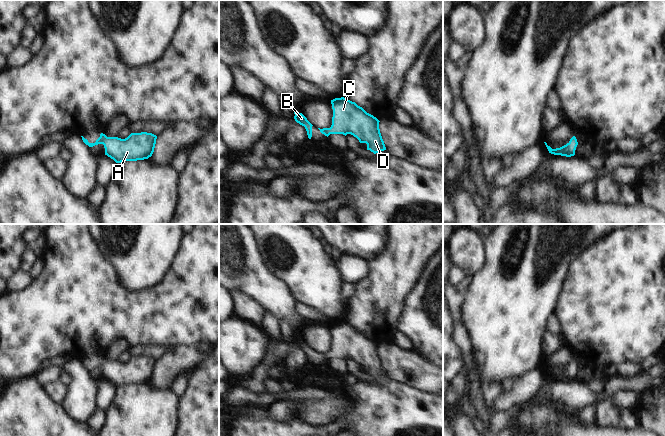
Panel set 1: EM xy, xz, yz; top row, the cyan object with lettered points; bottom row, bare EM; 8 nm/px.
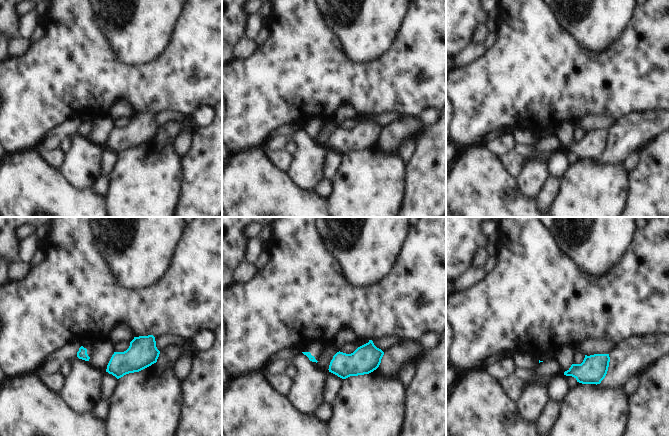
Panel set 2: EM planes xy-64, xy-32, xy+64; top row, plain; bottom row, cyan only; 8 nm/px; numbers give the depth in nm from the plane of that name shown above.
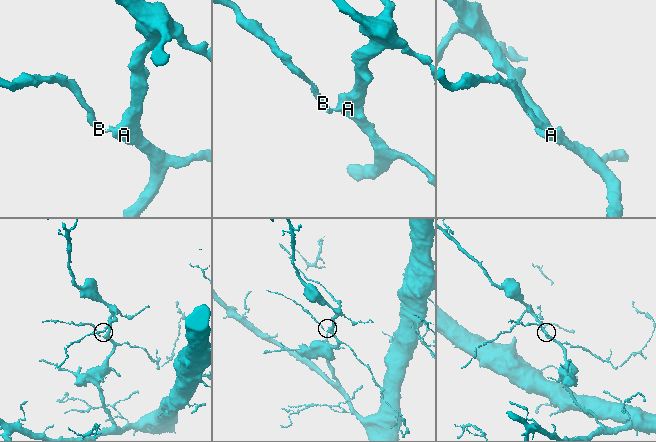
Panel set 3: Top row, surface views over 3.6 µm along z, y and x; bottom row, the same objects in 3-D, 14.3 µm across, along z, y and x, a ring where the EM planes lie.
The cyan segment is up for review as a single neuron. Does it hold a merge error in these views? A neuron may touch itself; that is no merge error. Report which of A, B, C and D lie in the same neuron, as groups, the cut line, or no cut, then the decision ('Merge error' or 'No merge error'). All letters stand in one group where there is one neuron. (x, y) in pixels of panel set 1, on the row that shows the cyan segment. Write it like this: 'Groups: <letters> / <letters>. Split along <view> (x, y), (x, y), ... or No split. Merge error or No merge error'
Groups: A B C D. No split. No merge error.

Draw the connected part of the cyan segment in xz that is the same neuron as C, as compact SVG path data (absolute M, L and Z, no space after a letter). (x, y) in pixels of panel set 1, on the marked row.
M344 97L331 100L331 104L332 125L330 128L318 128L322 134L327 137L330 134L351 134L360 143L366 143L367 150L374 154L386 150L379 129L380 121L376 117Z

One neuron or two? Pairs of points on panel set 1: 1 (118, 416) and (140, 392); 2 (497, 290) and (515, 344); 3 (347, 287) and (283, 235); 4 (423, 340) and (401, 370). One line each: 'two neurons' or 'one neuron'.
1: one neuron
2: one neuron
3: two neurons
4: two neurons

